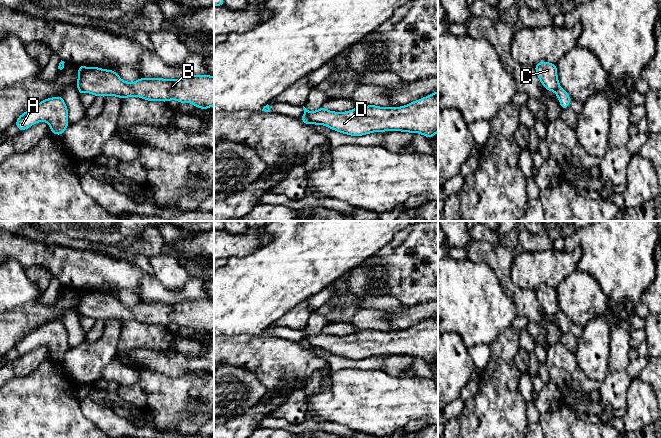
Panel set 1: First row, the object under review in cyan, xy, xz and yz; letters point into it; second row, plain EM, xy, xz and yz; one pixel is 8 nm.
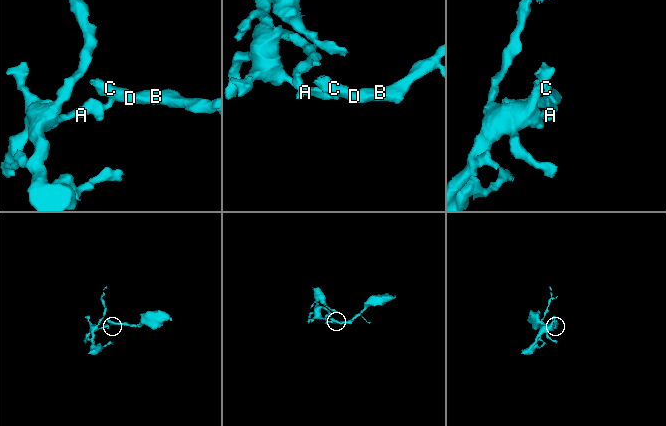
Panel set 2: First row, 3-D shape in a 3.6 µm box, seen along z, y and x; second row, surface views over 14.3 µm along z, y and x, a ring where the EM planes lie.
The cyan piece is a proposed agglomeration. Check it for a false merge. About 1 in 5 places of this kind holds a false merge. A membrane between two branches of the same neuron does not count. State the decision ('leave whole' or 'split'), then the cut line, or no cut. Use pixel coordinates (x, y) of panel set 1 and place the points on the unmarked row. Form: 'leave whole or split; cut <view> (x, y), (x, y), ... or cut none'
split; cut xz (304, 338), (313, 347)

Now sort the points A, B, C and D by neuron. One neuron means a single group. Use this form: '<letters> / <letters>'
A / B C D

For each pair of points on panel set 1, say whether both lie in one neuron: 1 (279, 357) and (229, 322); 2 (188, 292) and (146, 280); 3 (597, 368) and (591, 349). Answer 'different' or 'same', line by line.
1: different
2: same
3: same

